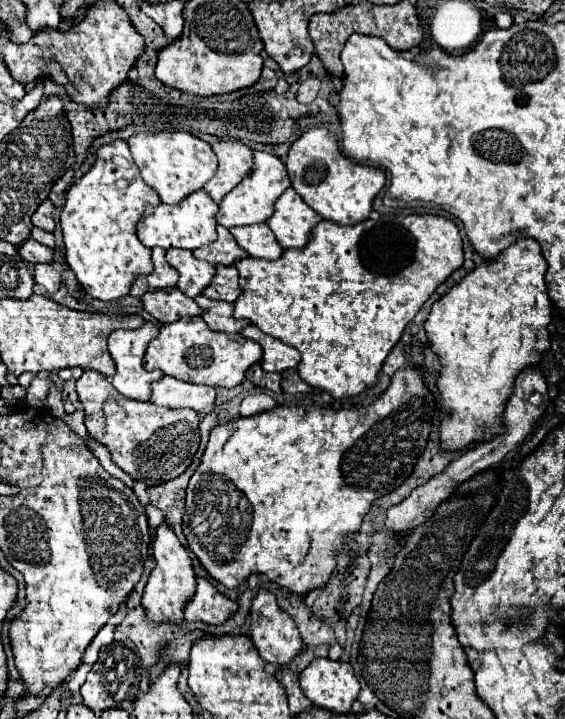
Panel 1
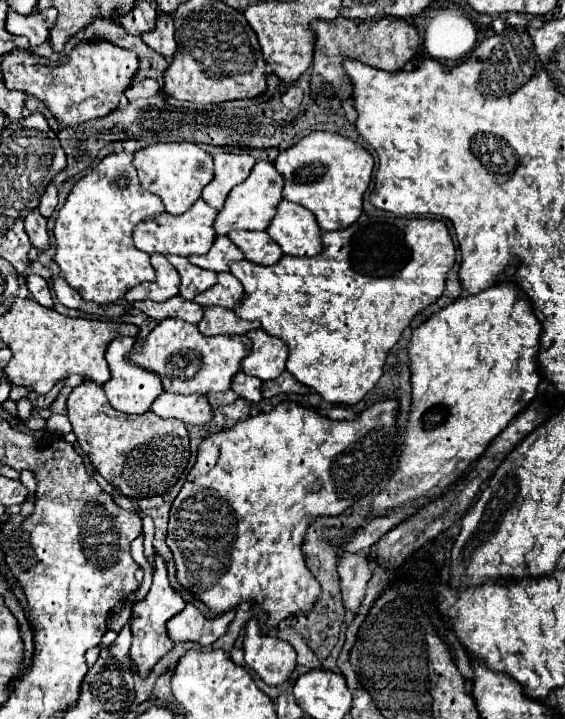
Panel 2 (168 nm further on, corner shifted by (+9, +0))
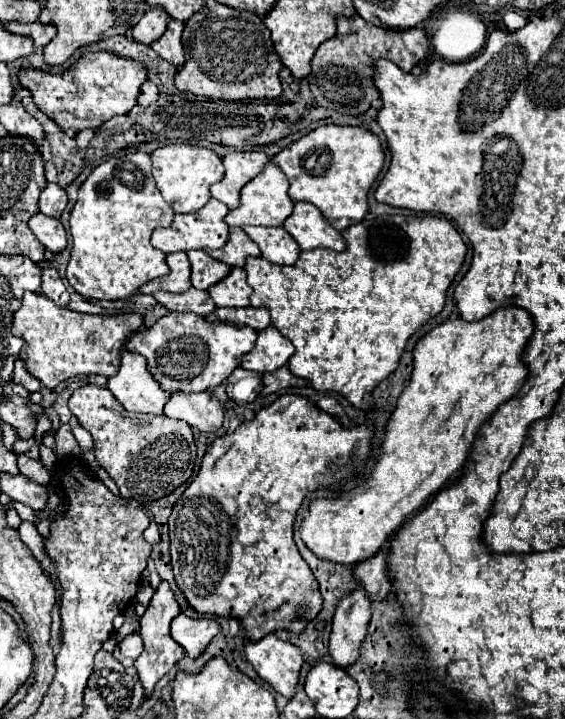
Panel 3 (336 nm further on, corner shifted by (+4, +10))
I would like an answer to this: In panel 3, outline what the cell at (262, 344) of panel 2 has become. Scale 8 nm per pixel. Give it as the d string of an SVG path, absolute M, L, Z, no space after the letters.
M267 327L259 333L255 347L243 355L241 367L255 373L273 373L289 361L293 351L289 339L283 339L275 327Z

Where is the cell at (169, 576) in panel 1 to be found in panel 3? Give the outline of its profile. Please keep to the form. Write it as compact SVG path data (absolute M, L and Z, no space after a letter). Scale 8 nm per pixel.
M163 581L159 585L159 589L155 591L155 595L153 595L153 599L151 599L145 615L139 619L141 621L139 635L143 639L143 653L141 653L141 657L135 659L135 667L139 671L139 681L141 681L143 689L145 689L145 699L151 697L151 693L155 689L155 683L161 677L165 677L171 671L171 667L175 667L185 657L181 645L177 645L177 641L173 641L173 637L169 633L169 625L171 625L171 621L177 615L179 615L179 605L177 605L177 601L175 601L169 585Z

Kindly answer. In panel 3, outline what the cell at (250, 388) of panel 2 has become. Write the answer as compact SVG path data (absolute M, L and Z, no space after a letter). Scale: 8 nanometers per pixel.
M237 367L225 381L227 395L237 405L251 403L261 393L261 375Z

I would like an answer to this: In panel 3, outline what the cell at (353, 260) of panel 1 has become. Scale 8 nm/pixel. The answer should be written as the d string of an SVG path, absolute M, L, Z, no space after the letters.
M385 215L385 217L375 217L371 221L361 221L357 225L353 225L351 229L345 229L343 231L343 237L347 241L347 249L337 253L337 251L331 251L331 249L315 249L315 251L303 251L299 255L299 261L295 265L275 265L271 261L265 261L263 257L249 257L247 263L245 263L245 271L247 271L247 281L249 285L253 287L253 293L251 293L251 305L253 307L267 307L271 311L271 321L273 321L273 327L283 335L287 337L293 345L295 345L295 353L293 357L289 359L287 367L291 369L293 375L297 377L303 377L307 381L311 381L313 389L317 391L327 391L327 393L339 393L341 397L345 397L353 407L357 409L369 409L373 399L371 399L371 391L385 379L389 377L399 361L401 361L401 355L405 351L405 345L409 341L409 337L413 333L417 333L431 317L435 317L443 305L445 305L445 297L447 297L447 289L449 285L453 283L457 271L461 269L463 261L465 261L465 255L467 255L467 245L463 243L461 235L457 233L457 229L443 217L435 217L435 215Z

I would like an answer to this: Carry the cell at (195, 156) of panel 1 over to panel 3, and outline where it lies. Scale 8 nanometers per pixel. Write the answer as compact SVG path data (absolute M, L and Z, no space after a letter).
M165 145L151 153L153 159L153 177L157 189L165 197L165 201L173 207L175 213L195 213L199 211L209 199L209 187L223 179L225 169L221 157L215 155L211 149L193 147L193 145Z

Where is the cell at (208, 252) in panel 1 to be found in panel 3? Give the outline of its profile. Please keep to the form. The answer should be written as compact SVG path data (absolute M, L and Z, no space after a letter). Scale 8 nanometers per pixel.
M231 229L227 245L221 247L221 249L211 249L207 253L211 257L215 257L217 261L223 261L231 267L243 267L245 259L249 255L251 257L261 257L261 251L259 251L257 243L253 243L243 229Z

